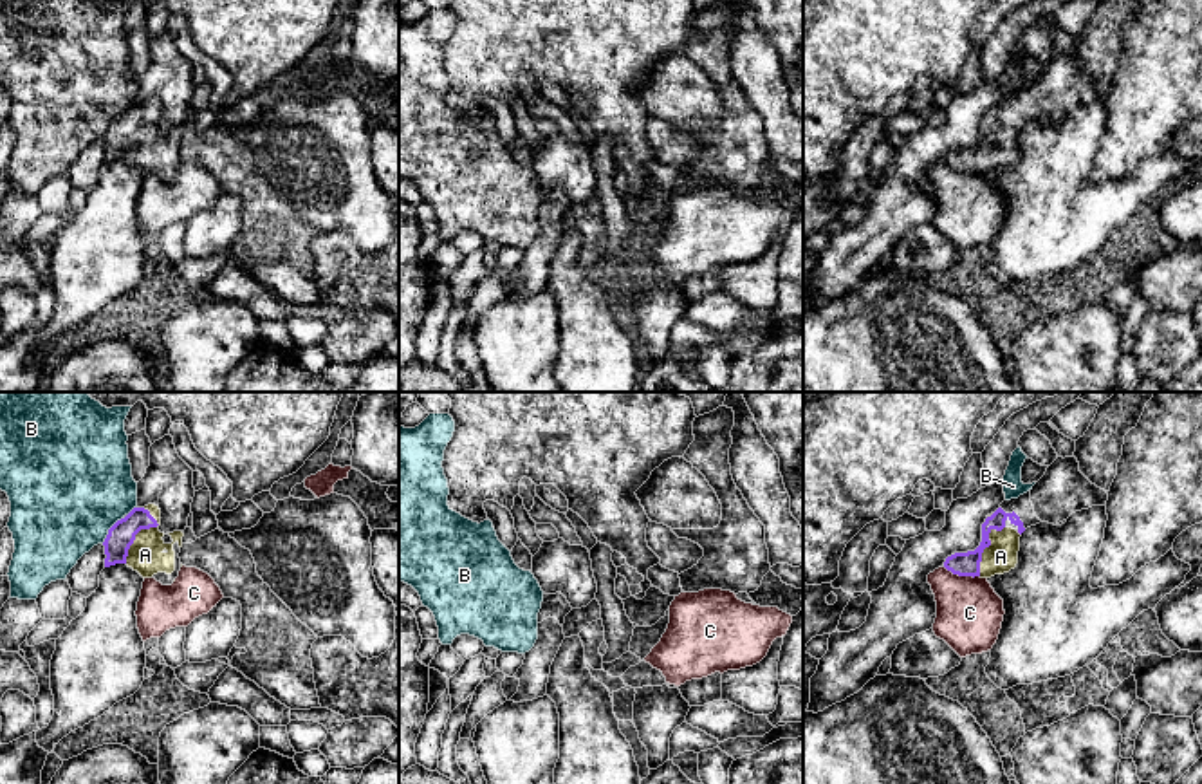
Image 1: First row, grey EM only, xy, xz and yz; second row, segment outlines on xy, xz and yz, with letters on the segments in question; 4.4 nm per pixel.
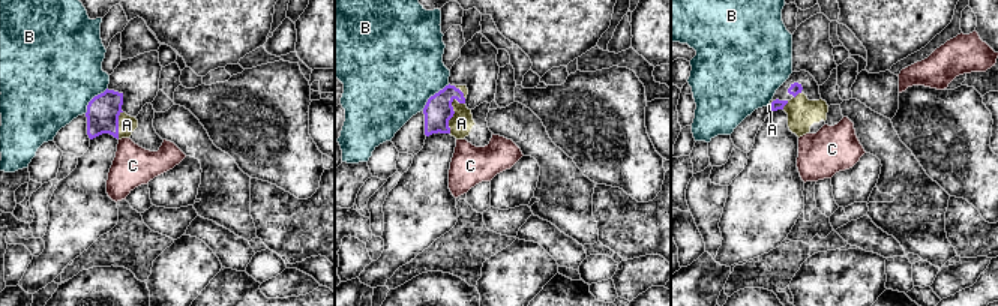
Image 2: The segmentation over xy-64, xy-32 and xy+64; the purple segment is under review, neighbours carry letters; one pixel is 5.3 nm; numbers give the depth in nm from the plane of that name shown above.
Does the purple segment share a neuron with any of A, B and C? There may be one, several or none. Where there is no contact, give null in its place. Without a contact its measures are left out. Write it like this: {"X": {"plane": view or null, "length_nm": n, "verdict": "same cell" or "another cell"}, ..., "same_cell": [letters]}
{"A": {"plane": "xy", "length_nm": 260, "verdict": "same cell"}, "B": {"plane": "xy", "length_nm": 220, "verdict": "another cell"}, "C": {"plane": "yz", "length_nm": 170, "verdict": "another cell"}, "same_cell": ["A"]}

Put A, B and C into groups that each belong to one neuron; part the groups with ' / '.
A / B / C

